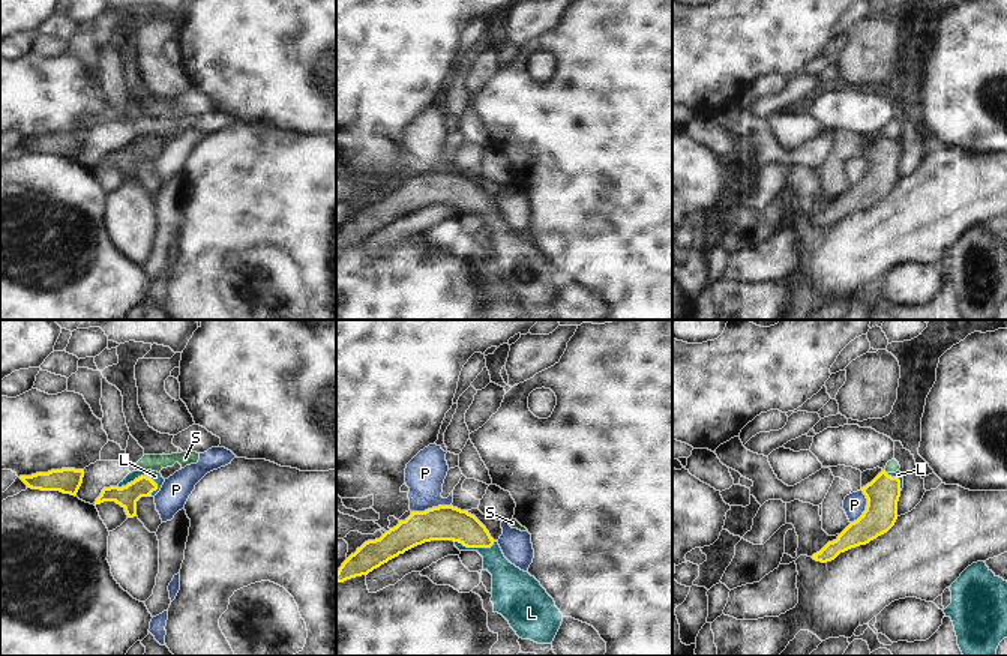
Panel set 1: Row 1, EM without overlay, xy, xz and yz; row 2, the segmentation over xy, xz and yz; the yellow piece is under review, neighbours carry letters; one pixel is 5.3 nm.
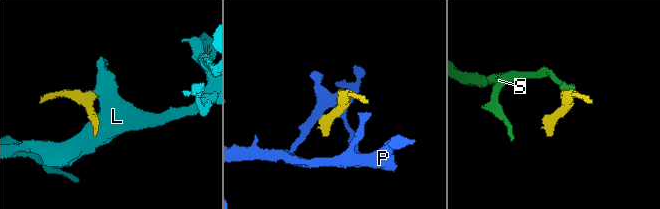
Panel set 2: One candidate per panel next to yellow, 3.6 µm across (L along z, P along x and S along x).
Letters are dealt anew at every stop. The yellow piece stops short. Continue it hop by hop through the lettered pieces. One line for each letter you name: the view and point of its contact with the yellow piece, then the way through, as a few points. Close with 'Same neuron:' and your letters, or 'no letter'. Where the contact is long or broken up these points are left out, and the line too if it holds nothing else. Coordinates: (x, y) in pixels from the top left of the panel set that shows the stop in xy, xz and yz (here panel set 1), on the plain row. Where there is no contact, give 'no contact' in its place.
L: meets yellow in xy at (138, 141); runs through xy (128, 159), (138, 141), (155, 140)
Same neuron: L

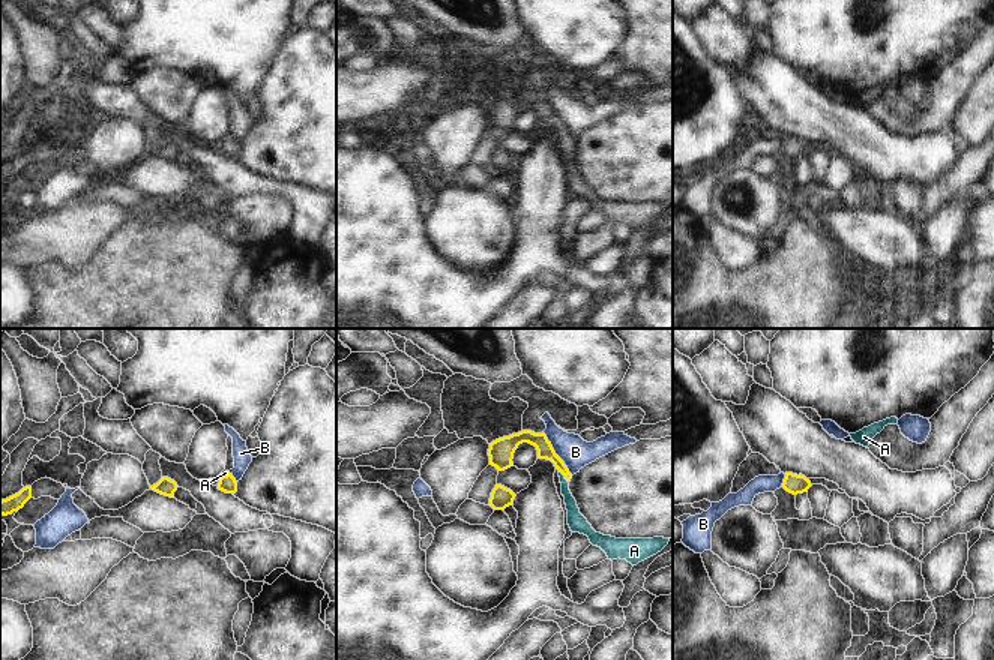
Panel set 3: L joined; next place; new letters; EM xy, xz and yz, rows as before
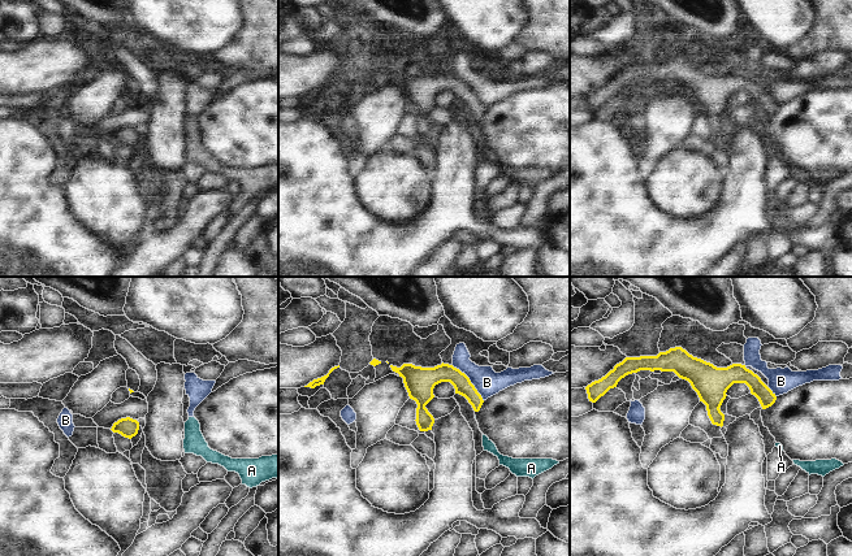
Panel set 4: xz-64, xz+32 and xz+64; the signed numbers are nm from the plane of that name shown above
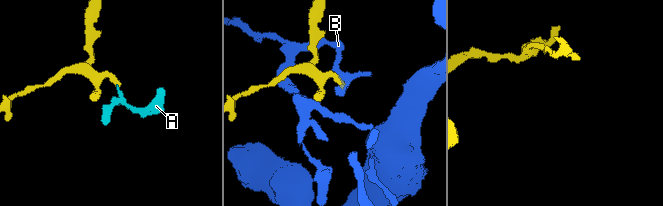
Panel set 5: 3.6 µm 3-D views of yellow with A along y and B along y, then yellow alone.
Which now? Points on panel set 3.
A: meets yellow in xz at (565, 141); runs through xz (544, 111), (560, 129), (565, 141), (565, 156), (577, 186)
Same neuron: A

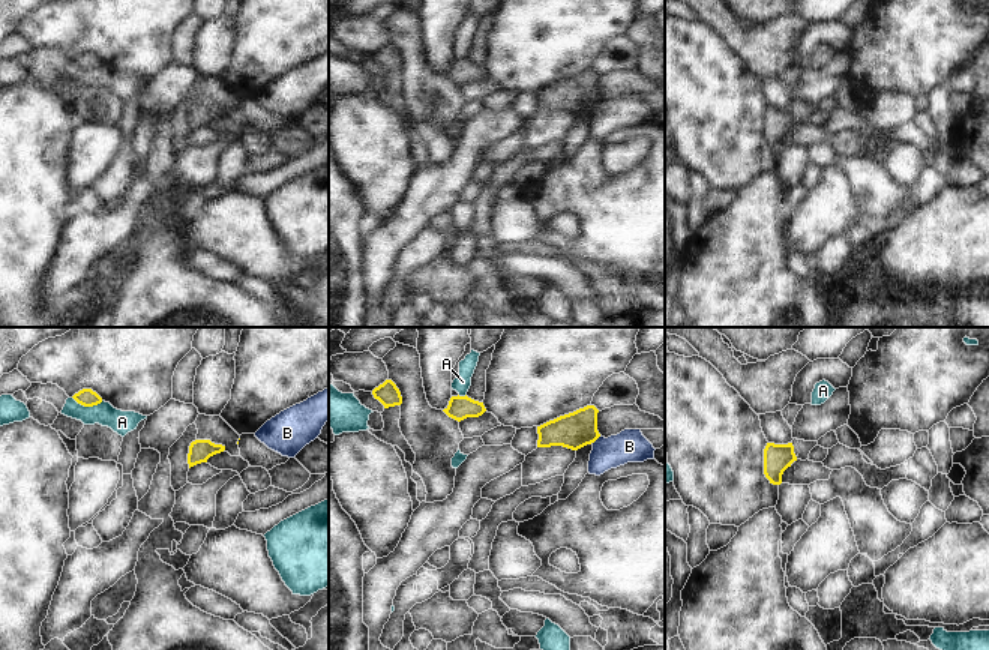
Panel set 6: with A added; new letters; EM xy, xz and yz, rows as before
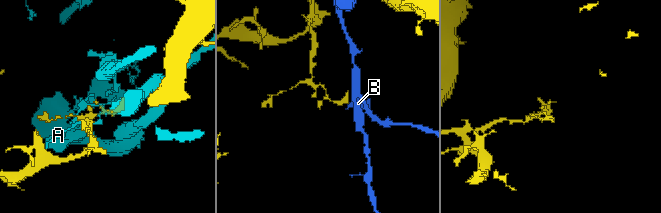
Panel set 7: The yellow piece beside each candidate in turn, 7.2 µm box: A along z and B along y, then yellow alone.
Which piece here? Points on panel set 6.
Same neuron: no letter

